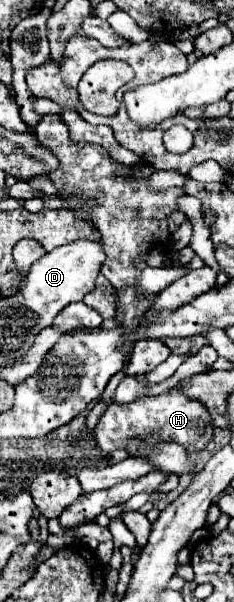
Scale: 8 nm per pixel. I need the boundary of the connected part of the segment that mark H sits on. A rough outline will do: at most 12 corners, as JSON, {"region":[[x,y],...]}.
{"region":[[182,389],[110,405],[98,423],[104,453],[152,437],[198,453],[208,409]]}

